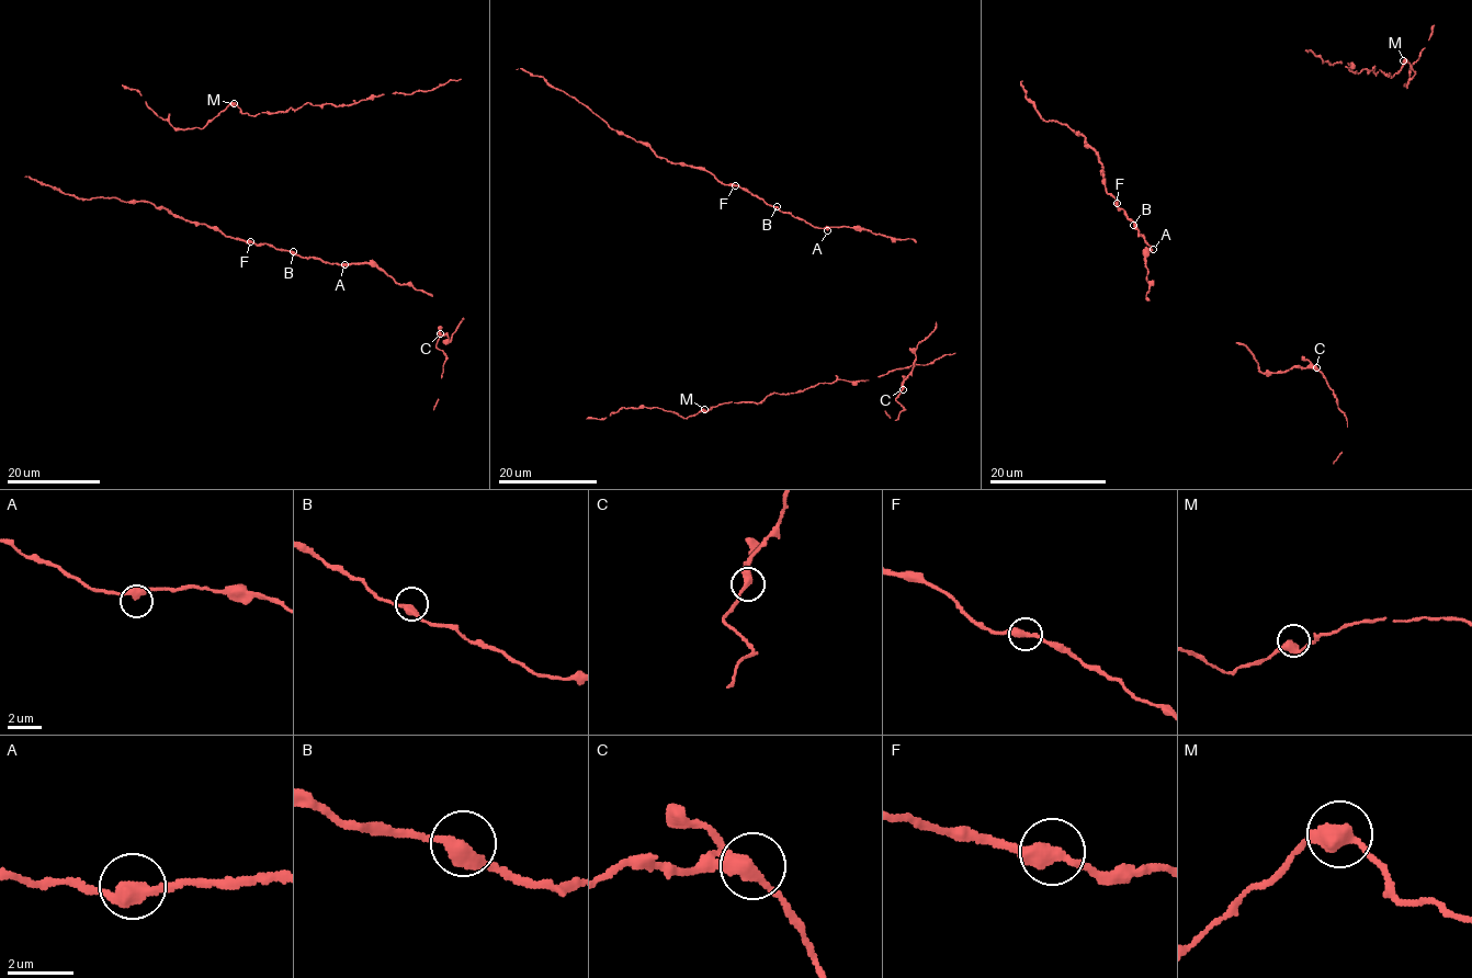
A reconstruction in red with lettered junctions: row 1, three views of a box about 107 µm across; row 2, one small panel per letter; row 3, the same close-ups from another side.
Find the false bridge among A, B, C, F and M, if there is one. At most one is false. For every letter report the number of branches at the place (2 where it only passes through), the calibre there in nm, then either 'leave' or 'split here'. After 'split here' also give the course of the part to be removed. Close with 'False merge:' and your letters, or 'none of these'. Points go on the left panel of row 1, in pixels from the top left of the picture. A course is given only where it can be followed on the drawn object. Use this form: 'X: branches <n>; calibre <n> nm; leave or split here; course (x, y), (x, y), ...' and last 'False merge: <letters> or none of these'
A: branches 2; calibre 420 nm; leave
B: branches 2; calibre 380 nm; leave
C: branches 2; calibre 360 nm; leave
F: branches 2; calibre 380 nm; leave
M: branches 2; calibre 400 nm; leave
False merge: none of these

